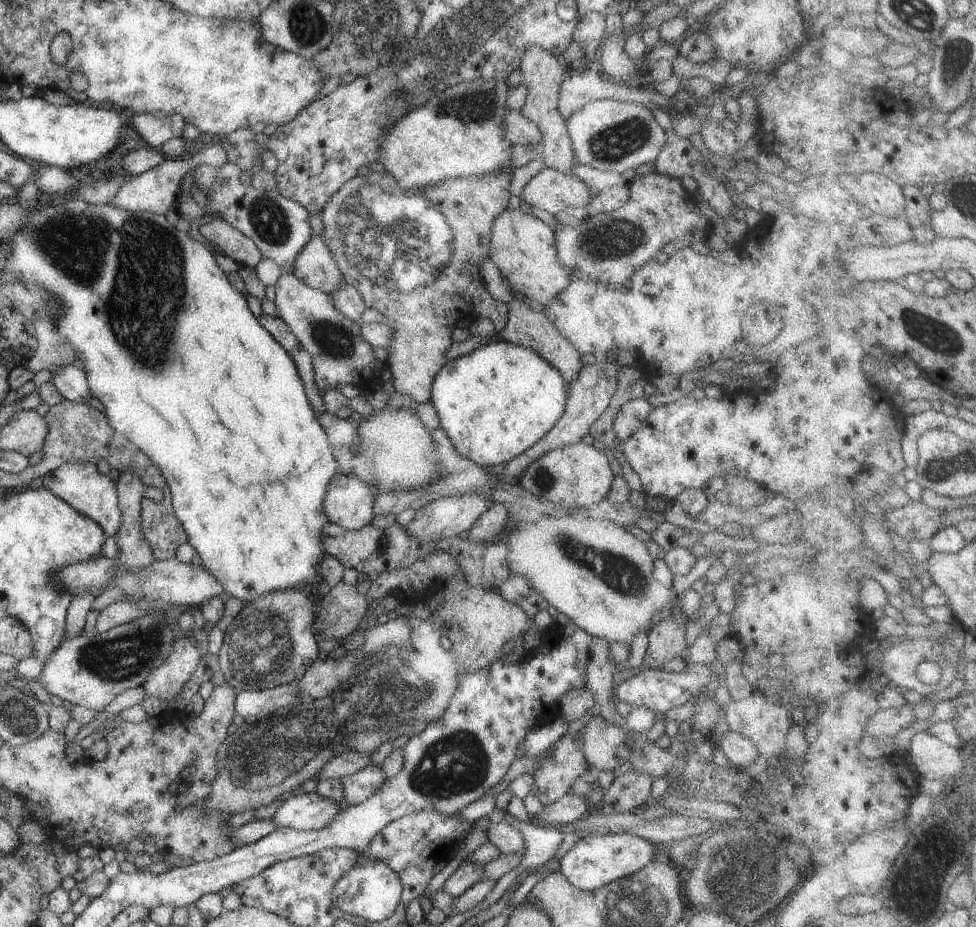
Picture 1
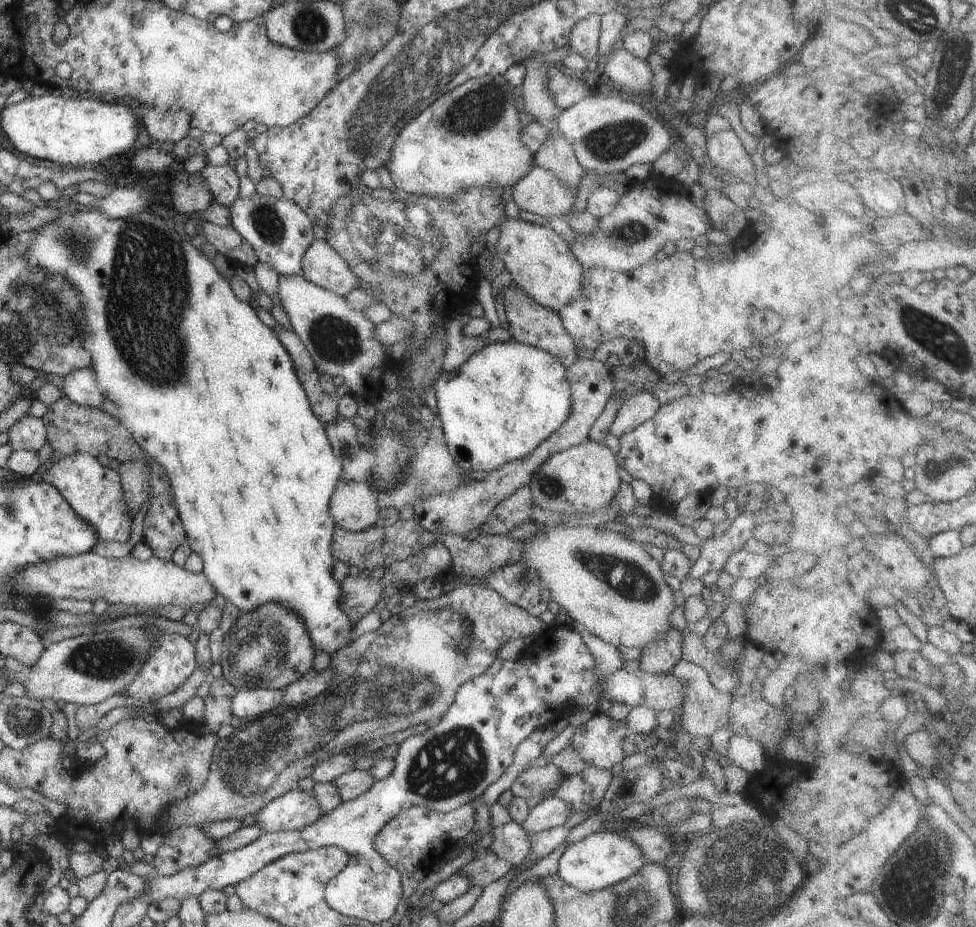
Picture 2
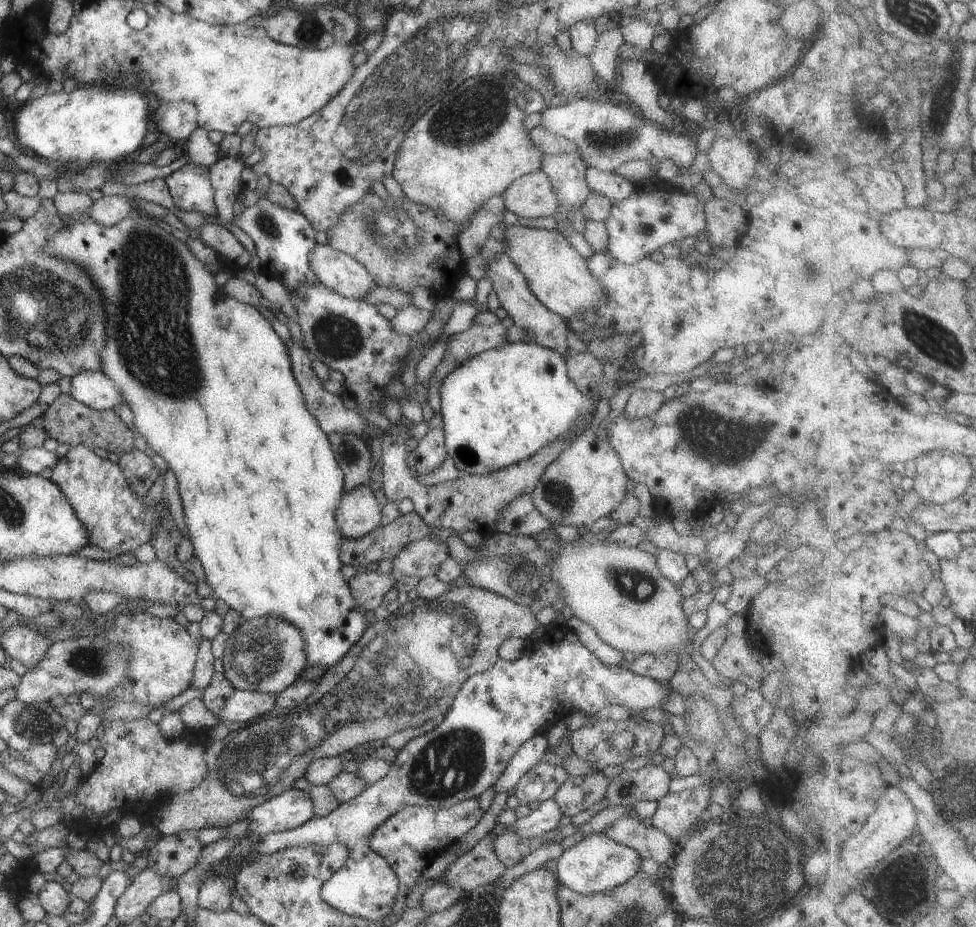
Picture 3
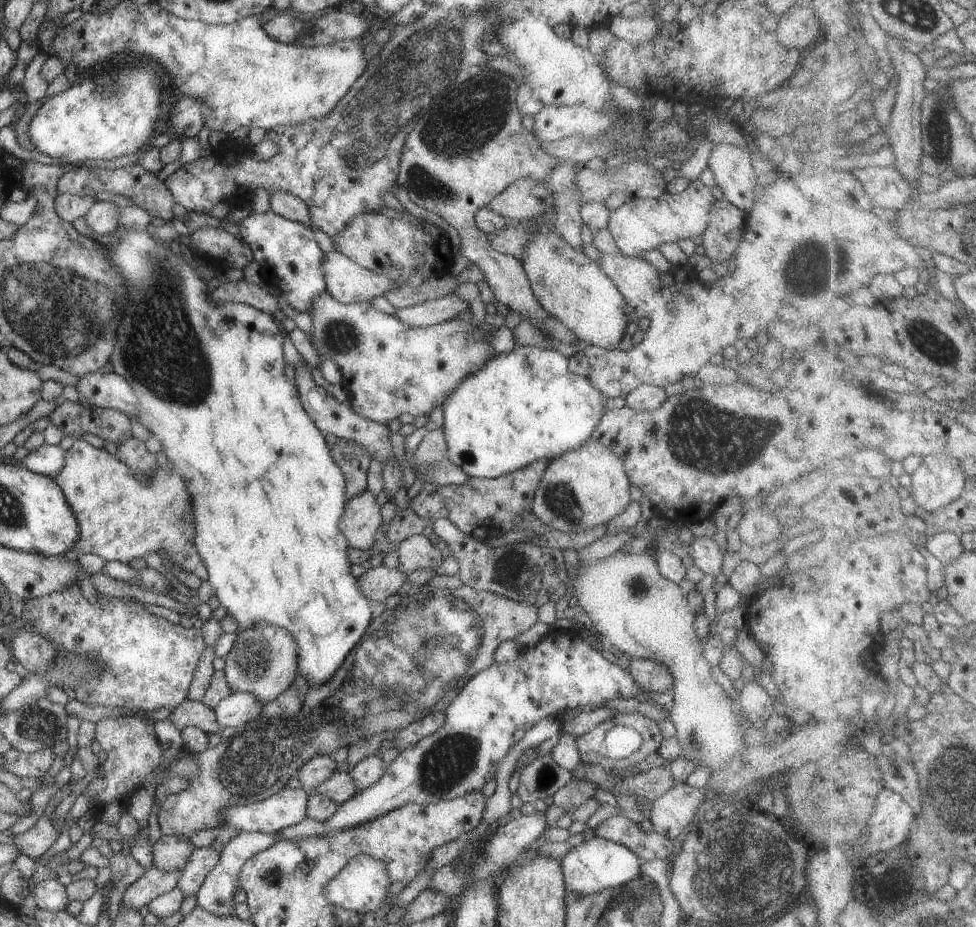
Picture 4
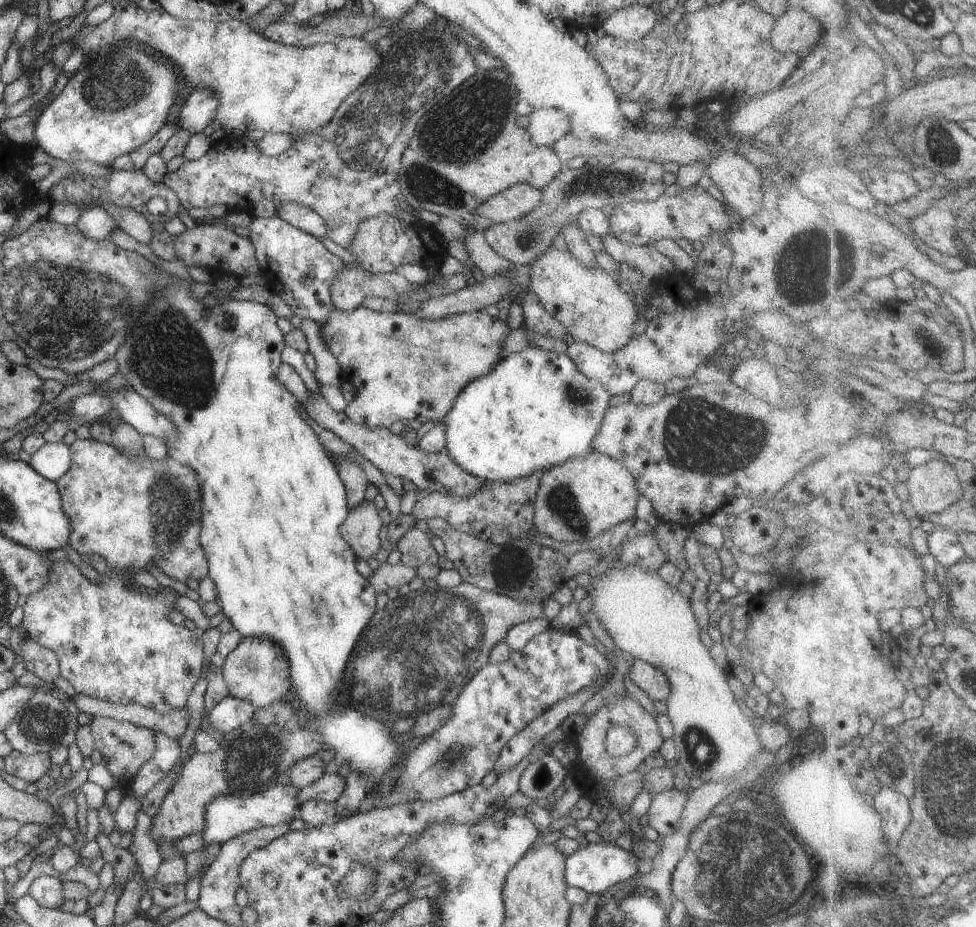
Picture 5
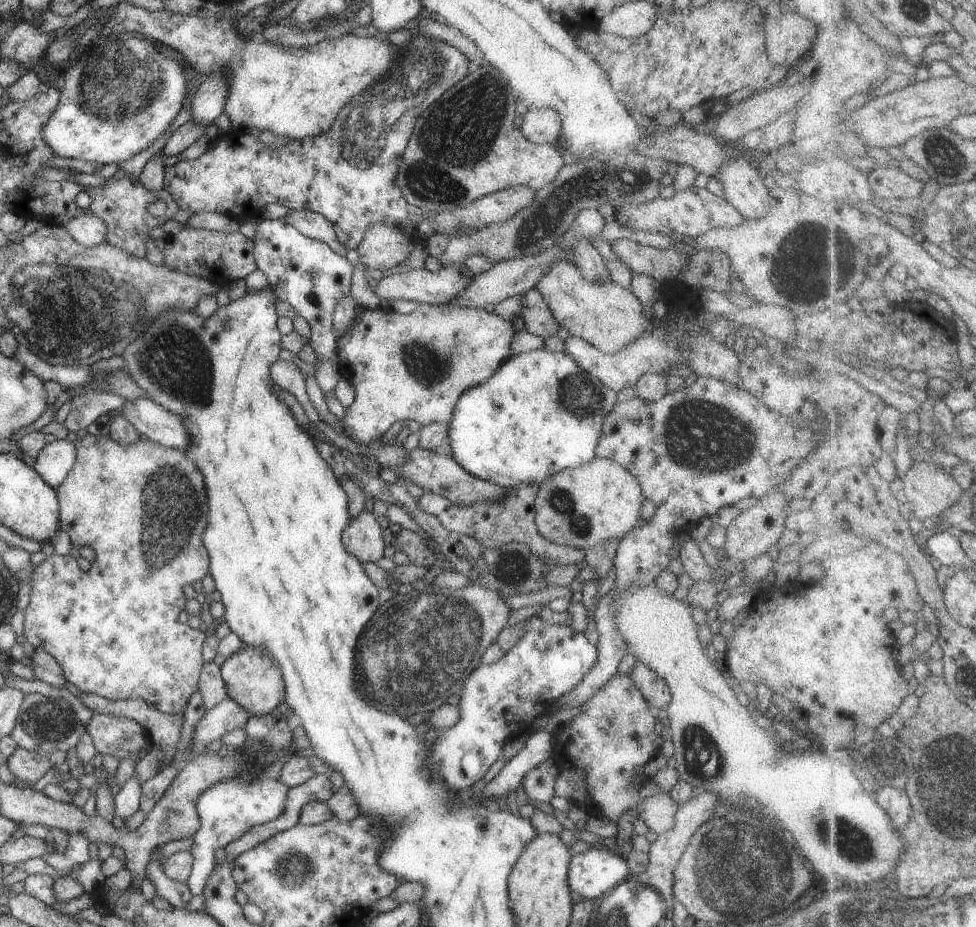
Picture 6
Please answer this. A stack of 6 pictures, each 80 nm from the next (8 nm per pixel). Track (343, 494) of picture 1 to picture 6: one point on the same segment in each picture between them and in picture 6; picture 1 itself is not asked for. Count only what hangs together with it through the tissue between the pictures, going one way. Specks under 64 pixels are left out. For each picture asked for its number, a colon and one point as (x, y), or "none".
2: (353, 506)
3: (359, 513)
4: (362, 519)
5: (360, 529)
6: (363, 538)

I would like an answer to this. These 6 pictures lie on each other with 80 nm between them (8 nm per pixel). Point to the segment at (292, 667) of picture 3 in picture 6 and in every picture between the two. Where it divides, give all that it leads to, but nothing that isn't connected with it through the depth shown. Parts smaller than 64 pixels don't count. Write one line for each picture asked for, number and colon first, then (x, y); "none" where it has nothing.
4: (263, 661)
5: (256, 670)
6: (253, 680)

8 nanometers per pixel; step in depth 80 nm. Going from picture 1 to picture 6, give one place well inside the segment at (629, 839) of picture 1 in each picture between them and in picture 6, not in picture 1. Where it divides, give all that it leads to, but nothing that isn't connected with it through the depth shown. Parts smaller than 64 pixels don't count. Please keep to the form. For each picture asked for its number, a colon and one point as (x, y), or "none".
2: (600, 859)
3: (597, 863)
4: (596, 864)
5: (597, 867)
6: (592, 873)

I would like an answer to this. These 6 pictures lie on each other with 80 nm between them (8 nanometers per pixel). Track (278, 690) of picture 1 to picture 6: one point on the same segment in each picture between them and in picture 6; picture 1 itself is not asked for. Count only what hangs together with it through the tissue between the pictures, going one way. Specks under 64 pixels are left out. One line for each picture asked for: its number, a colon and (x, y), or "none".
2: (252, 704)
3: (243, 707)
4: (238, 709)
5: (230, 713)
6: (227, 715)

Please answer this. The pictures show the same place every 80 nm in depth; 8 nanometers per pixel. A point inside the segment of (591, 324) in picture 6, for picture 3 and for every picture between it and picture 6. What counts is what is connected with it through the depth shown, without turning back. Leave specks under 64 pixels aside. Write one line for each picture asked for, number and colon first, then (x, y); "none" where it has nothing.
3: (557, 274)
4: (571, 287)
5: (589, 303)

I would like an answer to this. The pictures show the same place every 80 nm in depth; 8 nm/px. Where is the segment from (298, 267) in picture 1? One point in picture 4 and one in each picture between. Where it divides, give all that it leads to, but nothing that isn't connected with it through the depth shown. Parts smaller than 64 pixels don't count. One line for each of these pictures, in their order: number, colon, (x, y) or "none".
2: (322, 265)
3: (343, 275)
4: (347, 282)

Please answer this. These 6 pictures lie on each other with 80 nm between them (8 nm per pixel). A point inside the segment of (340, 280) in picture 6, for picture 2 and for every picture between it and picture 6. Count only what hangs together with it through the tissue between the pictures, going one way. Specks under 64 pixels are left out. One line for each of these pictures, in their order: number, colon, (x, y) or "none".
2: (280, 231)
3: (283, 238)
4: (290, 260)
5: (295, 265)

